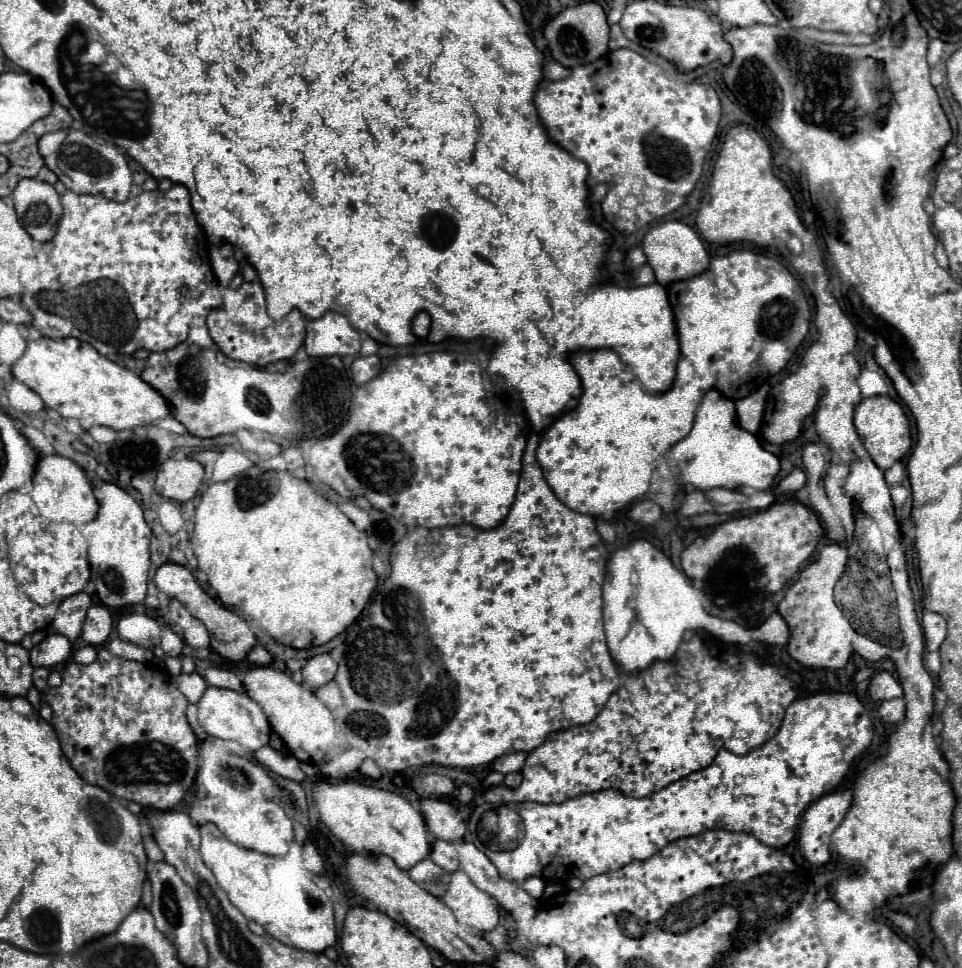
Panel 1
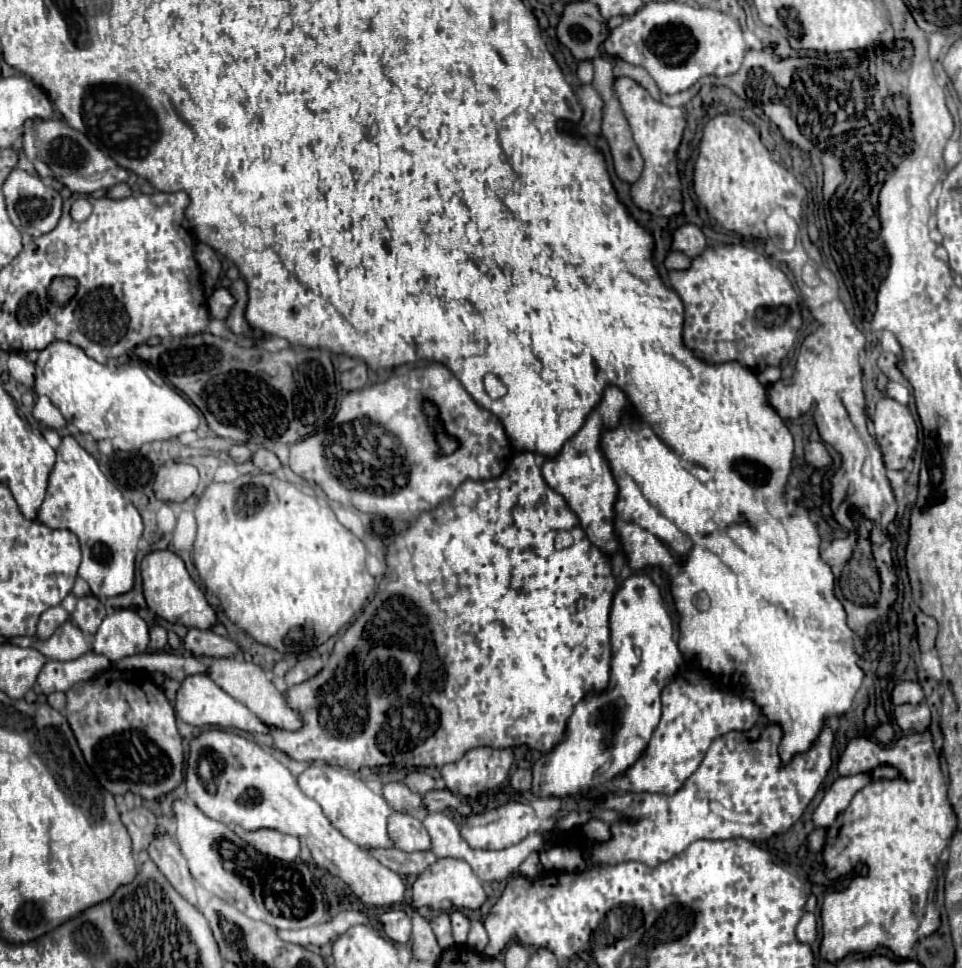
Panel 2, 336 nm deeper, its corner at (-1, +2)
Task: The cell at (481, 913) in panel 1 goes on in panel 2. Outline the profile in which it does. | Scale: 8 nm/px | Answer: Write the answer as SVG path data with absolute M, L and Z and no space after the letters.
M437 858L437 862L429 866L429 870L423 870L413 882L413 902L411 902L413 912L419 910L421 906L429 906L433 910L443 910L443 912L465 910L465 908L477 910L487 898L481 881L483 880L475 876L475 872L467 862L461 862L459 858Z

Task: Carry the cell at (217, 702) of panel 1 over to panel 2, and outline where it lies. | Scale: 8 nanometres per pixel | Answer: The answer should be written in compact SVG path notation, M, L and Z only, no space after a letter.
M193 674L193 676L187 676L181 682L181 686L177 690L177 700L175 700L175 714L177 714L177 718L181 718L183 722L187 722L191 726L239 728L239 730L245 730L245 732L265 732L265 734L269 730L241 702L233 700L227 692L223 692L207 674Z

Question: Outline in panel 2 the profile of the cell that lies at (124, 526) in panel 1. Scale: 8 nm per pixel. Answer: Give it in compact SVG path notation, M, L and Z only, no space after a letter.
M63 436L55 454L57 460L49 474L47 496L35 520L51 528L67 528L79 538L83 554L79 576L89 582L89 588L97 598L129 592L135 582L137 542L143 534L139 512L105 478L95 458L87 454L73 436Z

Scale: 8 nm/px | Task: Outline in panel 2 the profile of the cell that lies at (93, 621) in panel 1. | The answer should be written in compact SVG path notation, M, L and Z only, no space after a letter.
M83 596L77 600L77 606L71 614L71 620L85 632L95 634L99 624L105 618L105 606L95 596Z

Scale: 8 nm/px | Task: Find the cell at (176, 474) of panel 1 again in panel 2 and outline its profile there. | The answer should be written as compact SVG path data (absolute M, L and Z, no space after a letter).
M173 462L159 468L153 482L153 492L159 500L185 502L195 492L197 482L199 482L199 474L195 466Z

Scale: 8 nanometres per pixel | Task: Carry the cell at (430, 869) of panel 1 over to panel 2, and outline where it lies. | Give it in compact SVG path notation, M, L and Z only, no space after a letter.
M385 848L385 850L367 850L377 858L383 866L391 868L393 872L401 876L417 876L421 874L427 866L431 866L437 856L433 852L403 852L397 848Z

